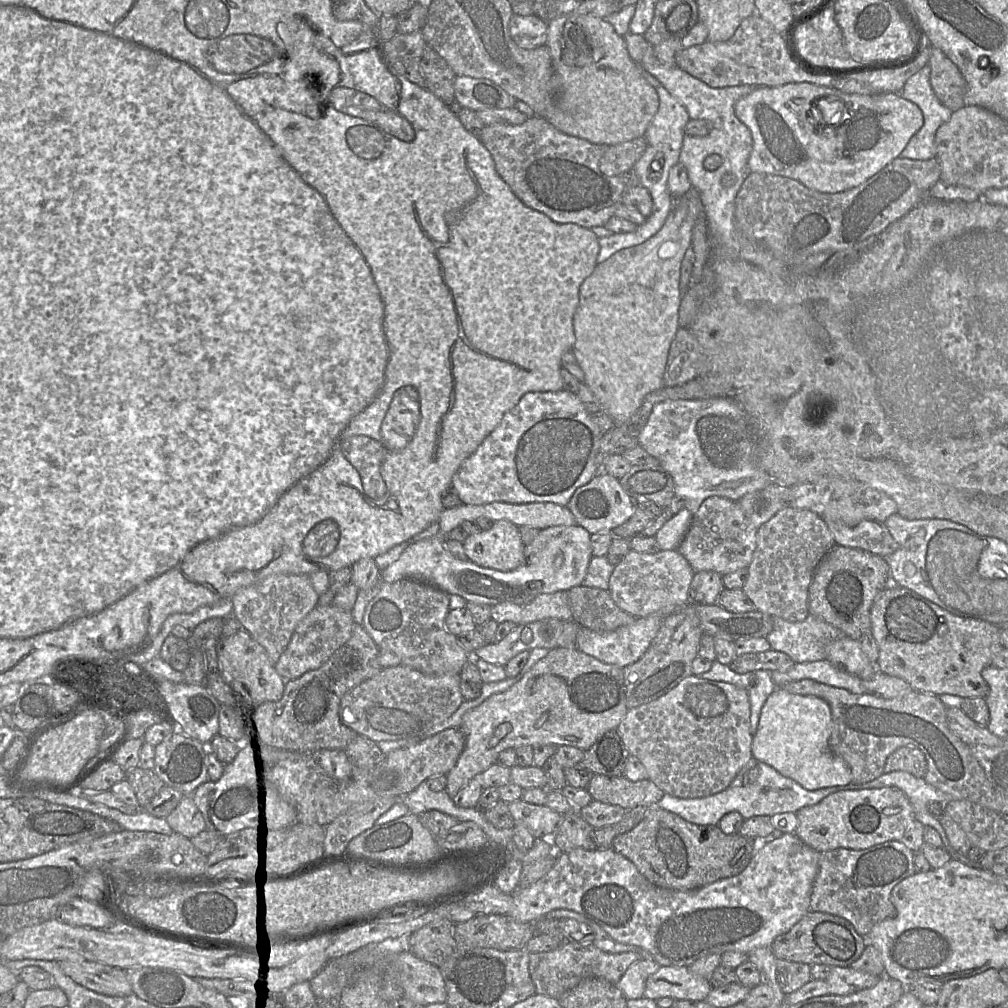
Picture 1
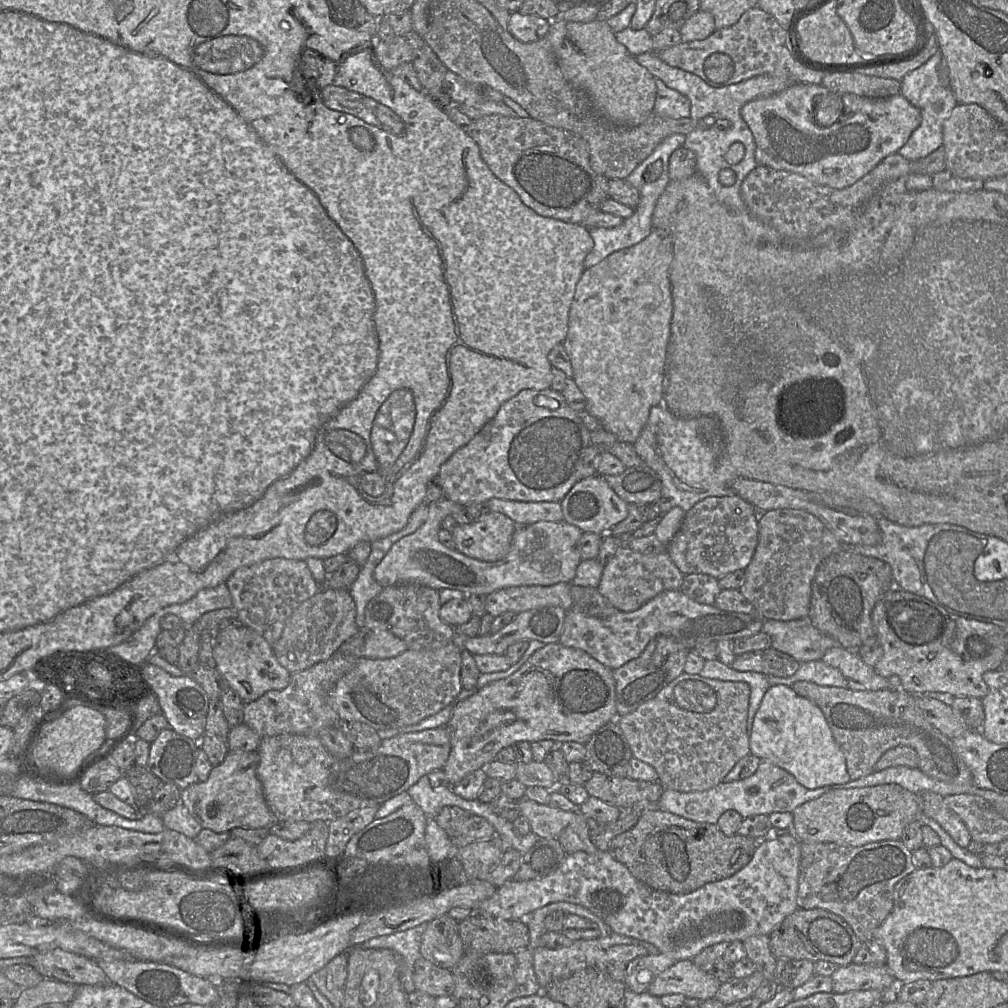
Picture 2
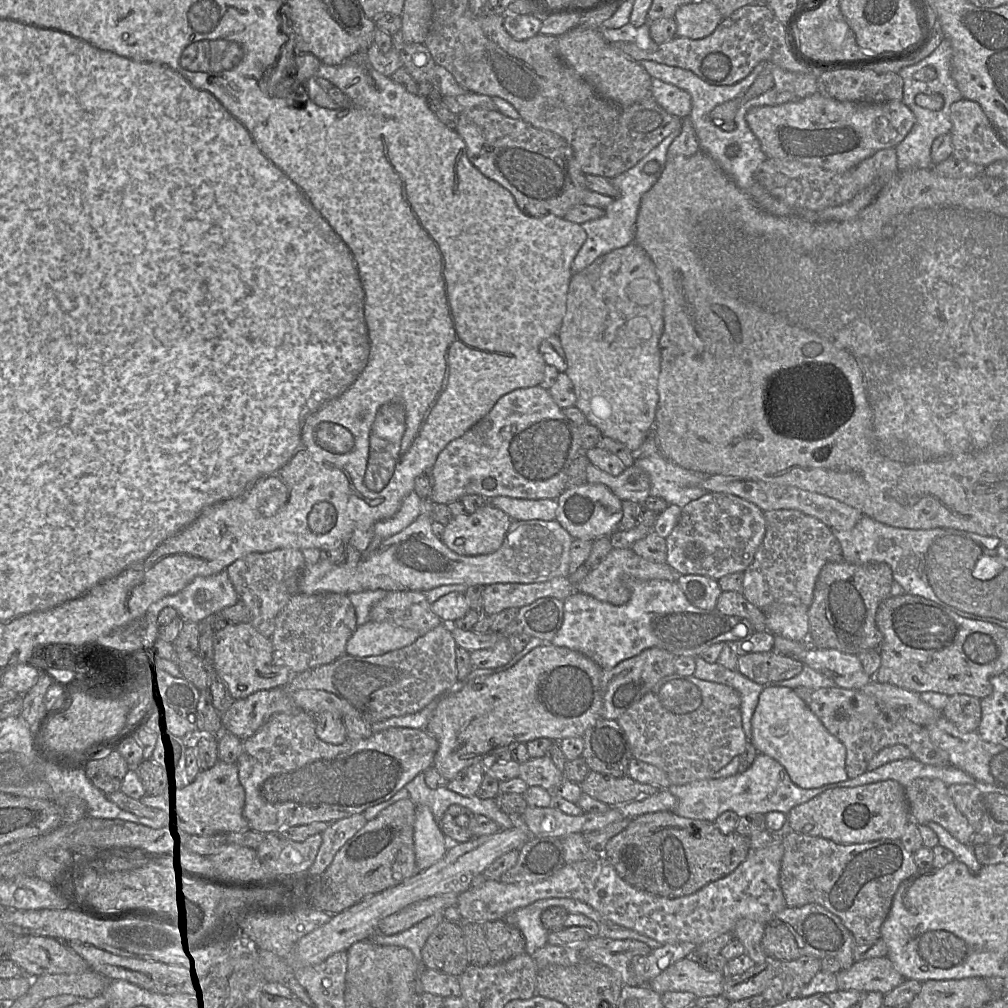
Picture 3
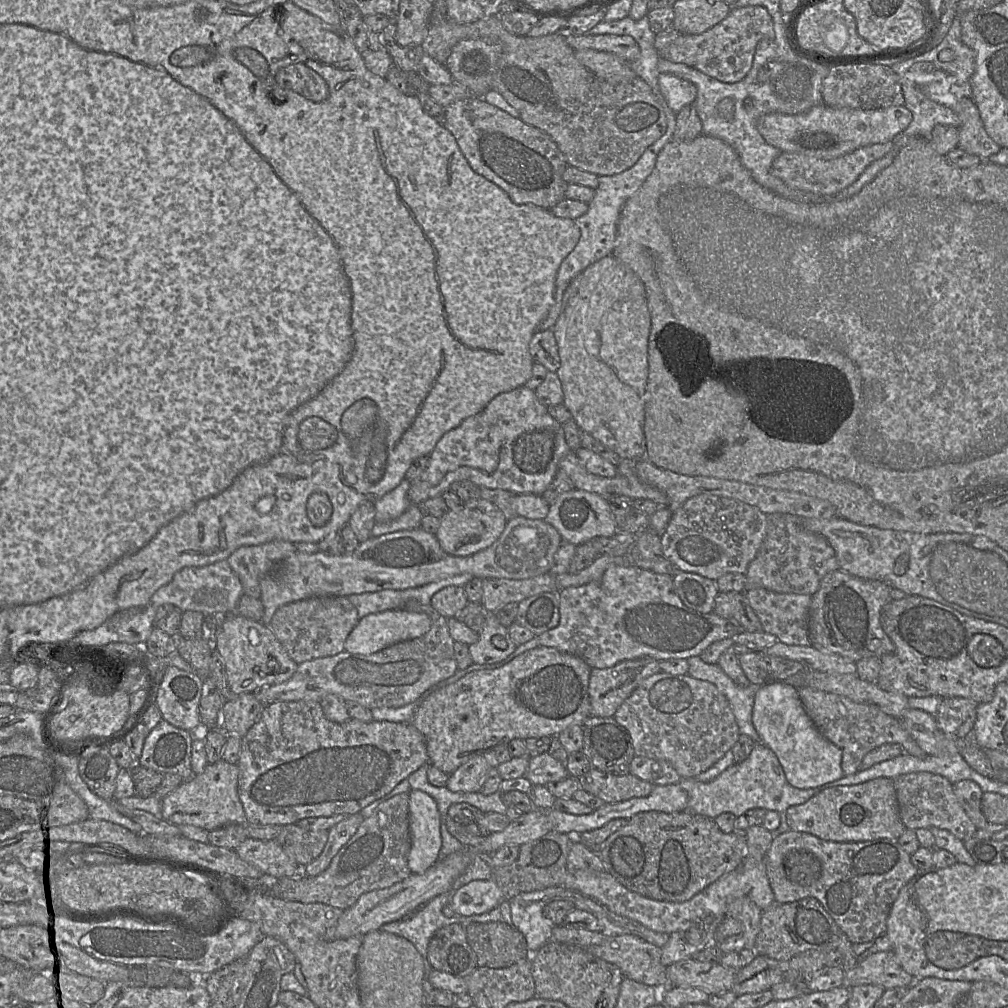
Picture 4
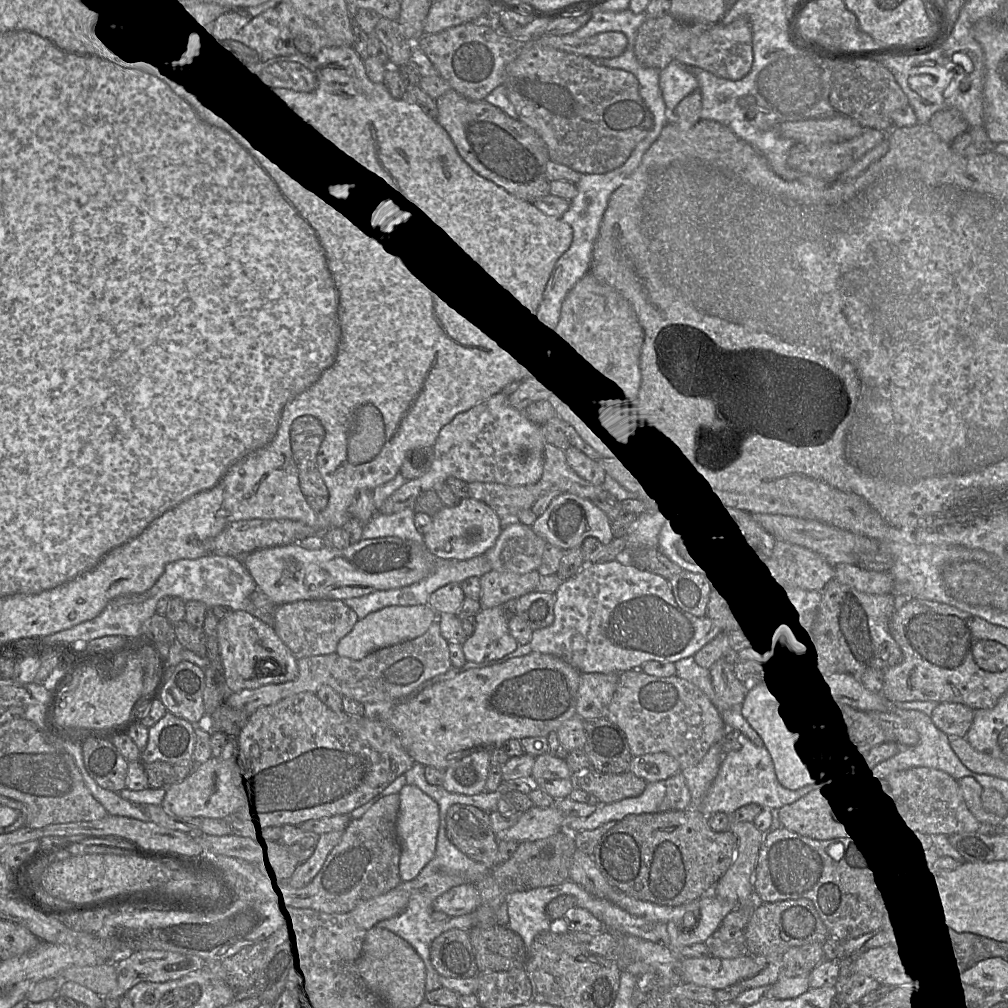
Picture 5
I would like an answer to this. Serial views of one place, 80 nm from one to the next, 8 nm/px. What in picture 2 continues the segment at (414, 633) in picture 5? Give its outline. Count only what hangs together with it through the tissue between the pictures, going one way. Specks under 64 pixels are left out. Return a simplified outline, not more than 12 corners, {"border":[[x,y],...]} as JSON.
{"border":[[365,631],[365,658],[393,658],[407,649],[388,631]]}

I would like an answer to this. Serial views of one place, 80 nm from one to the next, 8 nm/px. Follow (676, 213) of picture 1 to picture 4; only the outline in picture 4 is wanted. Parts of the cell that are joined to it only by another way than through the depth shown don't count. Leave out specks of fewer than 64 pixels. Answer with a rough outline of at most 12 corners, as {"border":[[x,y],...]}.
{"border":[[612,254],[553,326],[563,405],[622,459],[645,454],[651,316]]}

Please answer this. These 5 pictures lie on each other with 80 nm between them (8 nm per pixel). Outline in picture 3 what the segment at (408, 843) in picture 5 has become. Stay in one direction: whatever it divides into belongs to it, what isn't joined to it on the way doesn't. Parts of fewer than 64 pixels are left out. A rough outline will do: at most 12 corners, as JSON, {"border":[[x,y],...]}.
{"border":[[416,805],[419,871],[445,855],[449,840],[431,809]]}

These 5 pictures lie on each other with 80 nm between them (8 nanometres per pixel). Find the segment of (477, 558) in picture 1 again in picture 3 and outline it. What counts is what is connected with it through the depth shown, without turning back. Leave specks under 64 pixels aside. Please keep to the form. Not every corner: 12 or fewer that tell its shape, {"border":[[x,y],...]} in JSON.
{"border":[[488,504],[454,516],[441,541],[459,555],[491,554],[511,522]]}

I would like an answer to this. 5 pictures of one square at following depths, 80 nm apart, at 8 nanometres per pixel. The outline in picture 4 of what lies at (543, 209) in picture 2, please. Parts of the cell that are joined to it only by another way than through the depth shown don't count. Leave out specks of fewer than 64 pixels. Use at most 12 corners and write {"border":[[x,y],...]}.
{"border":[[477,97],[442,124],[515,204],[565,199],[545,132]]}

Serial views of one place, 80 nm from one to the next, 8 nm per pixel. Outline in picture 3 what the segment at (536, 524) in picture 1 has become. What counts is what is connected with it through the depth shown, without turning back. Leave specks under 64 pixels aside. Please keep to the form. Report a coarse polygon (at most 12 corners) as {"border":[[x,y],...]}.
{"border":[[496,496],[512,521],[553,521],[557,499]]}

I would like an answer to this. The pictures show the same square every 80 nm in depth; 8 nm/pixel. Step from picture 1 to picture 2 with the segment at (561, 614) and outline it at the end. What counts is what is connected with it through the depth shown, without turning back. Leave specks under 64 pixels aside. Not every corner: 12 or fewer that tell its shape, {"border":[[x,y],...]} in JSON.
{"border":[[571,583],[513,586],[486,595],[497,617],[544,606],[572,608]]}

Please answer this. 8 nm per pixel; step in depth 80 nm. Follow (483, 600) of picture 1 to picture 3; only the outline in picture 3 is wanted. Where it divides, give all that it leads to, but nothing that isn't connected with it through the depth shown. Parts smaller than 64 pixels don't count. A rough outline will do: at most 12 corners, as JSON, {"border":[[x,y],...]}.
{"border":[[432,502],[355,567],[307,564],[299,593],[428,591],[568,577],[574,538],[512,521],[464,556],[432,531]]}

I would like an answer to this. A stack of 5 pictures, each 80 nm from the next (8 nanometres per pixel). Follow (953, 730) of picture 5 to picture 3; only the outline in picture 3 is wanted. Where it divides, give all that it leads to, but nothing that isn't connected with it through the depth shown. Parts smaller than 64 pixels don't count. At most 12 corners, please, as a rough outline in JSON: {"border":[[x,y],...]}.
{"border":[[950,696],[941,714],[961,732],[977,731],[980,699]]}

